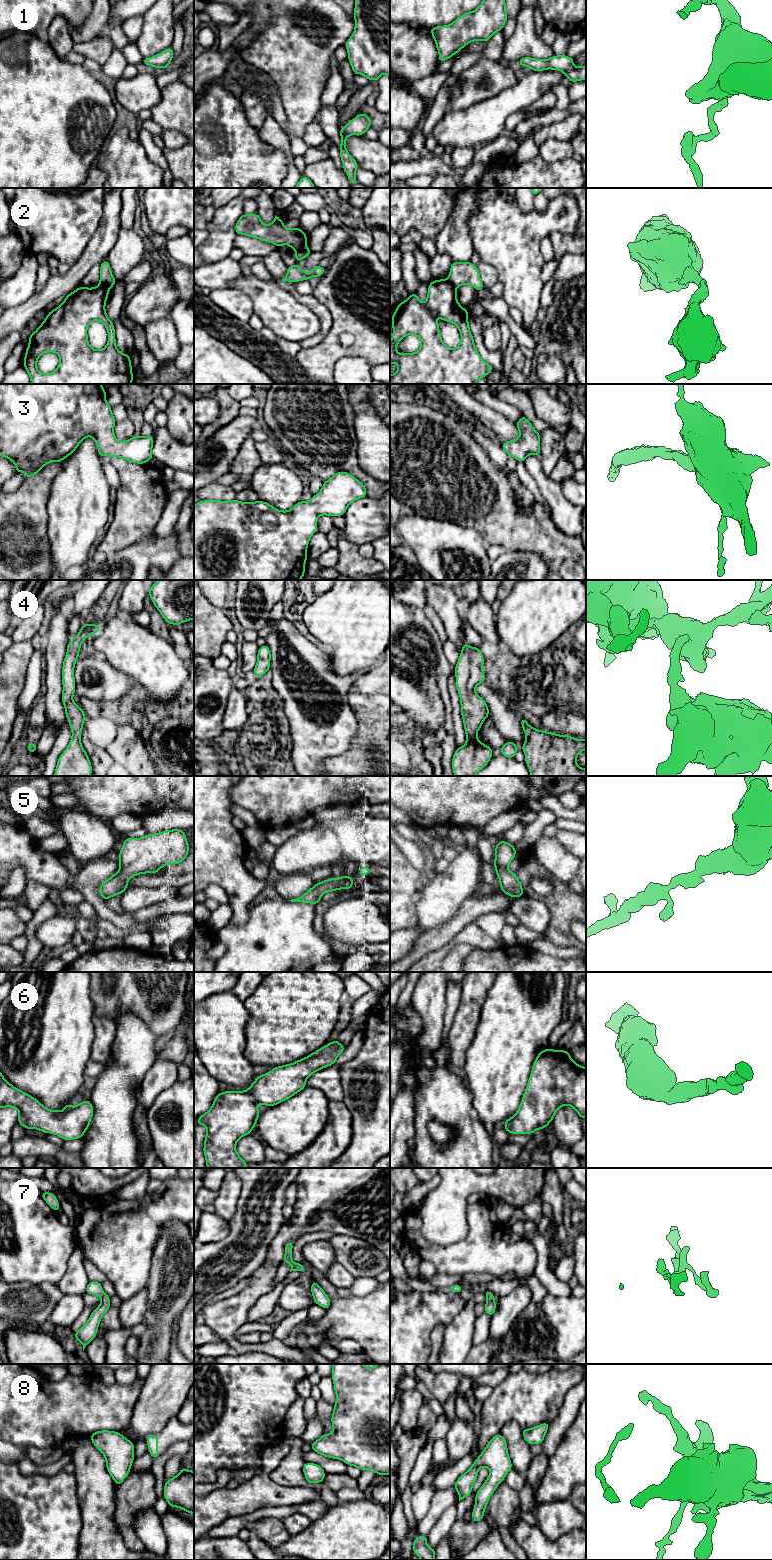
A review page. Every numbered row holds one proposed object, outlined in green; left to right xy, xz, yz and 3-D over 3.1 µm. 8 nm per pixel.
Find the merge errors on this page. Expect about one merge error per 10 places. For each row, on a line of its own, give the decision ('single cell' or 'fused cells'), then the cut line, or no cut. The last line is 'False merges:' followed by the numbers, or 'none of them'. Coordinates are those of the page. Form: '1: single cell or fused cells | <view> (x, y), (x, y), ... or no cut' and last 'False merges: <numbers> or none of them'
1: single cell | no cut
2: fused cells | xz (305, 243), (295, 251)
3: single cell | no cut
4: single cell | no cut
5: single cell | no cut
6: single cell | no cut
7: single cell | no cut
8: single cell | no cut
False merges: 2

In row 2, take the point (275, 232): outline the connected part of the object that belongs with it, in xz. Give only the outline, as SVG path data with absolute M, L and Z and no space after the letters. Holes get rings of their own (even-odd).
M244 214L235 225L237 234L250 236L261 241L275 244L278 248L289 245L295 252L306 244L307 234L299 227L288 229L279 217L275 215L274 222L266 225L261 221L259 214Z

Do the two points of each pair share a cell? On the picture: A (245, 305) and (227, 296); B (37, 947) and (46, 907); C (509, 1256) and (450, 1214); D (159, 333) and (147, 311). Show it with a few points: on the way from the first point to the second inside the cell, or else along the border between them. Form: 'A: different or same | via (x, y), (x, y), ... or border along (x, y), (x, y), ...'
A: same | via (241, 305), (231, 300)
B: same | via (32, 937), (32, 926), (39, 917)
C: different | border along (467, 1205), (467, 1235), (452, 1244)
D: different | border along (169, 315), (152, 320), (144, 327)

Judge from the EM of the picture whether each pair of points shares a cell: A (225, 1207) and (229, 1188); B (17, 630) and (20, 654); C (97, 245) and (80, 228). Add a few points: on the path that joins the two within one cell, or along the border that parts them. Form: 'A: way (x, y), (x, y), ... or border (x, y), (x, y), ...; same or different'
A: way (226, 1202), (229, 1193); same
B: border (30, 639), (13, 642); different
C: border (101, 217), (98, 228), (78, 258); different

